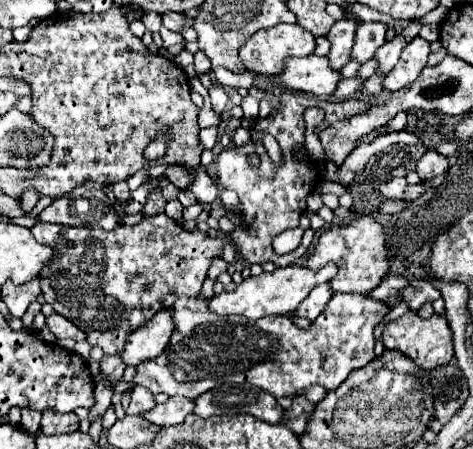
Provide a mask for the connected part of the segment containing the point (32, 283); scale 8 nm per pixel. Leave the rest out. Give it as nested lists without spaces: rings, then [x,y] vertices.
[[[39,278],[35,280],[29,280],[25,284],[13,284],[13,282],[5,282],[1,286],[1,298],[3,302],[7,304],[9,312],[15,316],[15,318],[21,318],[27,310],[27,306],[41,294],[41,288],[39,288]]]

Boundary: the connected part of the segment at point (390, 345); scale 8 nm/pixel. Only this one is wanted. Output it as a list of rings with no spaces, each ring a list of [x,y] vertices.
[[[405,312],[401,318],[385,324],[381,340],[383,340],[387,350],[399,350],[407,358],[411,358],[421,370],[433,370],[437,366],[449,364],[451,358],[453,358],[451,330],[447,326],[445,316],[433,314],[429,320],[423,320],[415,312]]]

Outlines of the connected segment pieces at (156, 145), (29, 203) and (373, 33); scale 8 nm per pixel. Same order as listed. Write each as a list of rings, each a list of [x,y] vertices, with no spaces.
[[[159,136],[157,140],[153,140],[147,148],[145,148],[143,152],[143,158],[145,160],[157,160],[157,158],[161,158],[165,154],[165,136]]]
[[[25,190],[23,196],[21,196],[21,210],[23,210],[23,214],[31,214],[31,210],[35,208],[39,198],[41,198],[41,194],[37,190]]]
[[[383,22],[359,24],[355,42],[351,48],[351,60],[359,62],[359,64],[365,64],[367,60],[371,60],[375,54],[375,48],[379,48],[379,44],[385,42],[385,30],[387,30],[387,24],[383,24]]]

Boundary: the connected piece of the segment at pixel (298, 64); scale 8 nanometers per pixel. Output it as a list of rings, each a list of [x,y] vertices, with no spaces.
[[[311,54],[303,58],[287,58],[283,62],[283,72],[275,78],[275,86],[291,92],[329,96],[333,94],[339,80],[339,72],[331,72],[325,56],[321,58]]]

